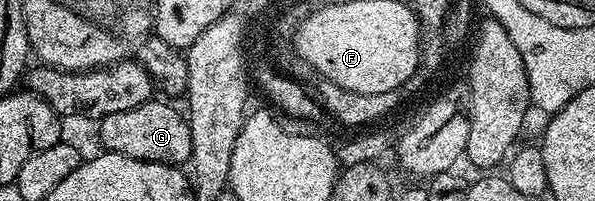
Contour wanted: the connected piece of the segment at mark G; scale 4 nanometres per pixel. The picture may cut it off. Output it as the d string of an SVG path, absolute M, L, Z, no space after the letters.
M154 97L148 103L135 109L127 109L123 113L111 113L96 124L97 139L106 151L114 151L123 157L142 159L152 163L168 163L185 165L192 160L191 129L189 120L181 115L169 103L160 103Z

